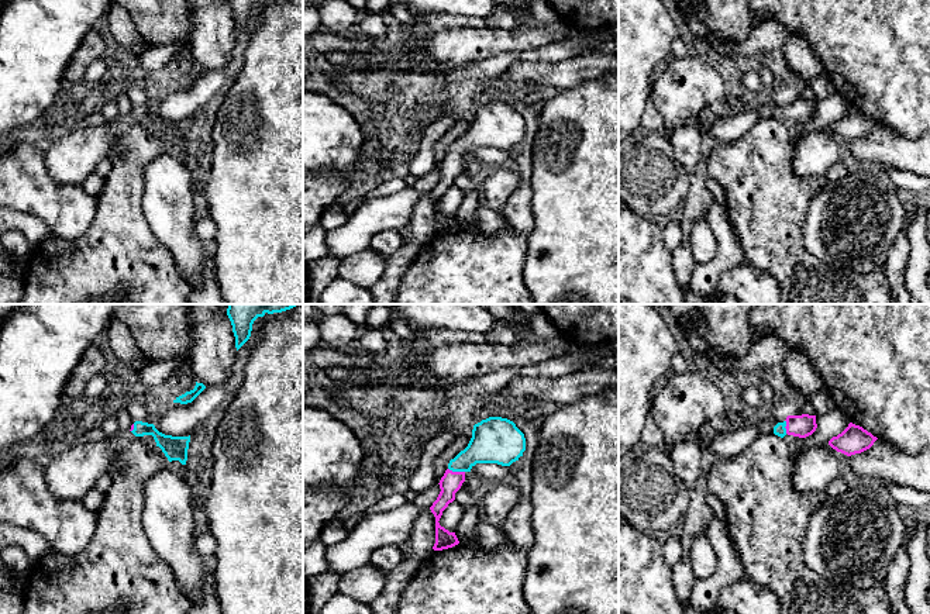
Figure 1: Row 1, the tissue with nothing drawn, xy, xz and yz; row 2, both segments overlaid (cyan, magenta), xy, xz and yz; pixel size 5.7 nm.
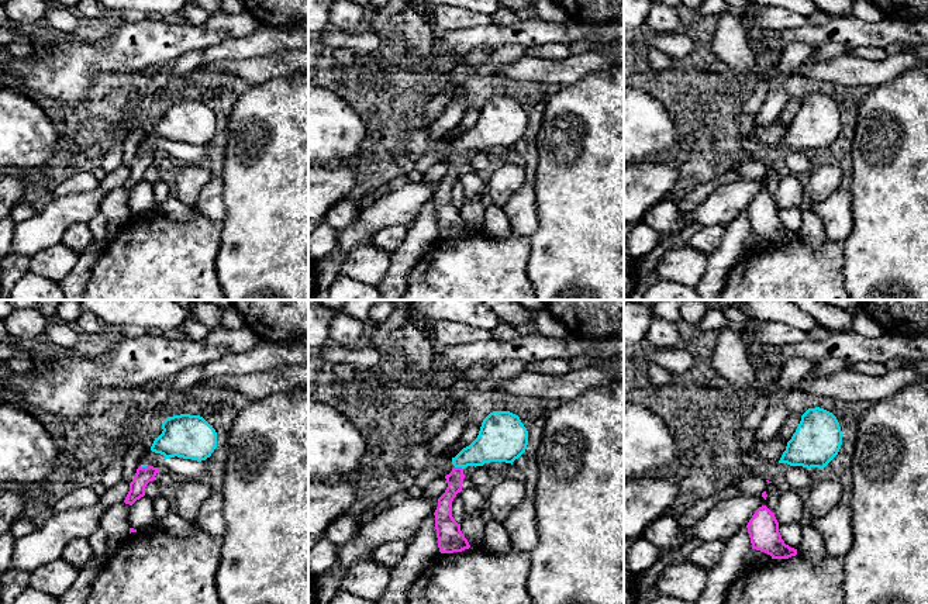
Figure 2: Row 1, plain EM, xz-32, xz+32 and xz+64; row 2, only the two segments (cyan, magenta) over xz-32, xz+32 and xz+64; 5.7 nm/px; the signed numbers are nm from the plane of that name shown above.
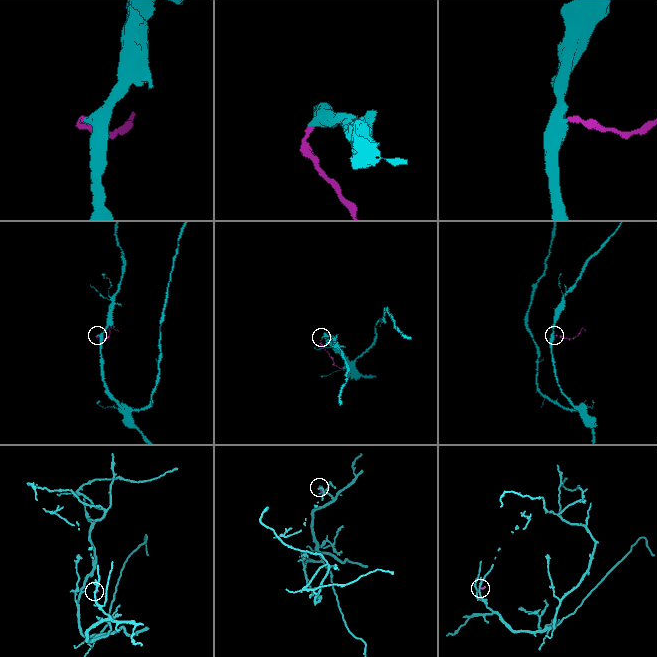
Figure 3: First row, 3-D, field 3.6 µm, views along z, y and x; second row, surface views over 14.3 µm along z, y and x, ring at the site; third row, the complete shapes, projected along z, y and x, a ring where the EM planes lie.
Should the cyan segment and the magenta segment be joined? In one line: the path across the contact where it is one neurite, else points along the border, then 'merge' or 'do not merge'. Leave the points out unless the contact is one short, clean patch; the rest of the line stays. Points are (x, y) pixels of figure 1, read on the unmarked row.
across xz (491, 127), (475, 137), (457, 155), (451, 166) | merge

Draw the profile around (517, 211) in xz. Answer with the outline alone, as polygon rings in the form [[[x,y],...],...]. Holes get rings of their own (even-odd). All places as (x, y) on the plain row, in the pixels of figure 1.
[[[520,184],[499,211],[506,225],[512,227],[520,235],[528,235],[534,228],[531,197],[533,192],[530,184]]]

